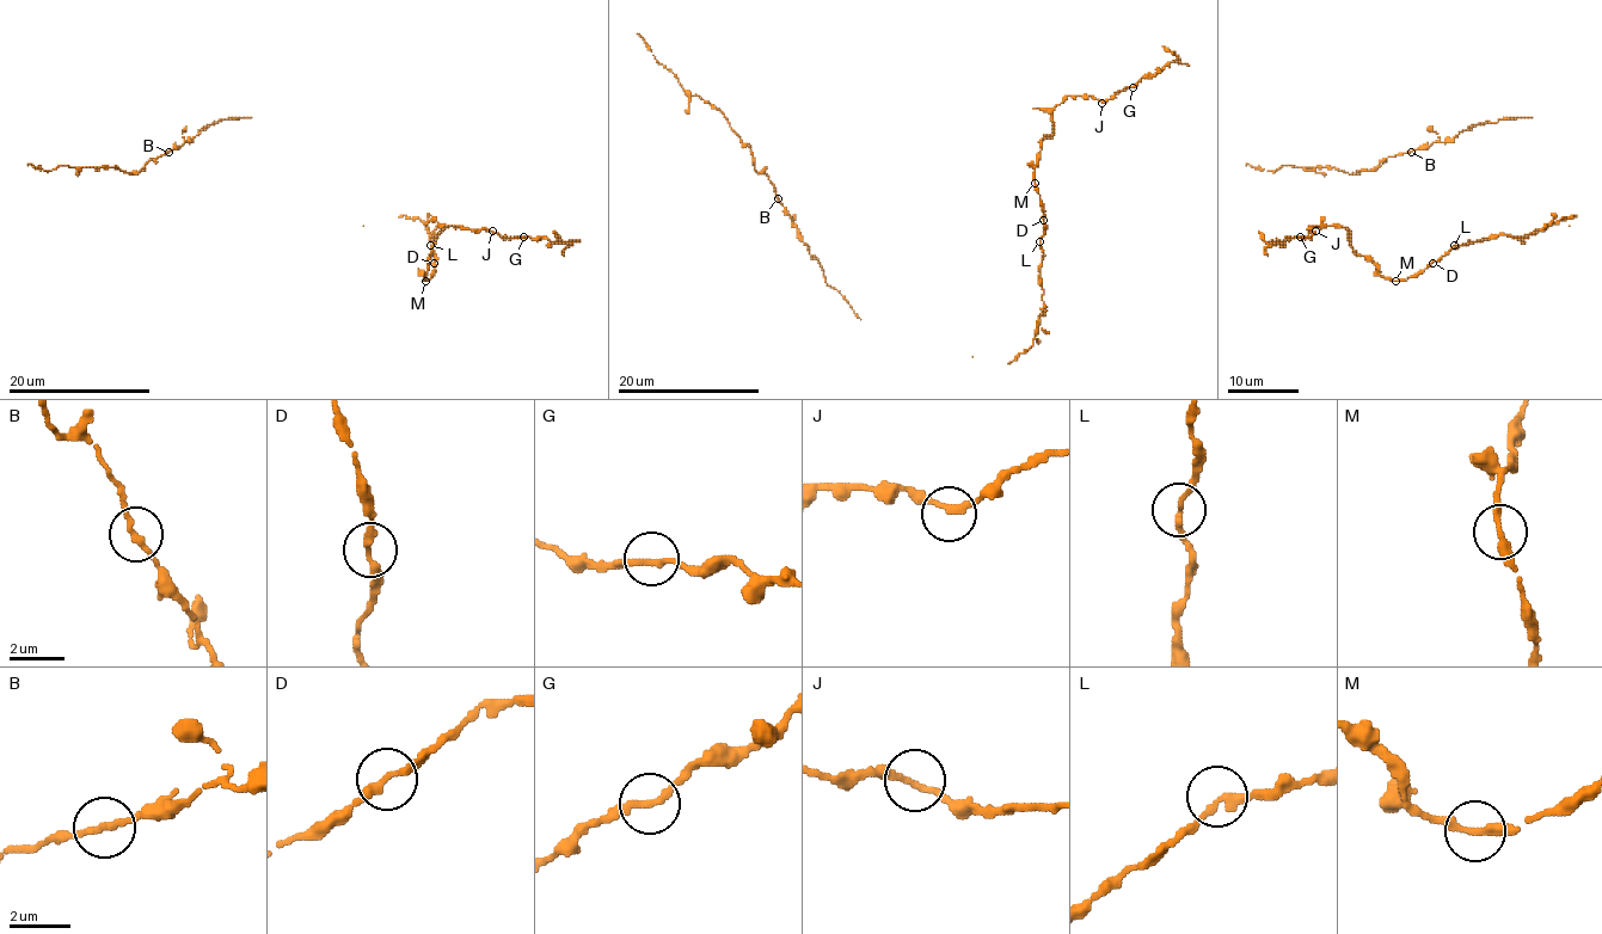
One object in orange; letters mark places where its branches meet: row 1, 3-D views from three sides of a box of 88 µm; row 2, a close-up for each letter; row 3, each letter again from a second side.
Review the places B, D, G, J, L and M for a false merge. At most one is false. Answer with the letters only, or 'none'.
none

